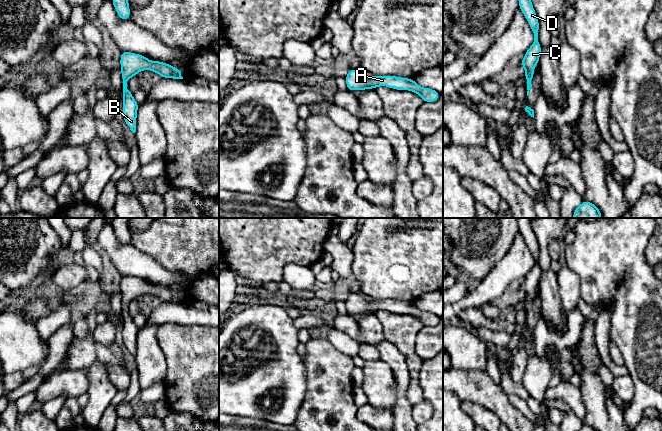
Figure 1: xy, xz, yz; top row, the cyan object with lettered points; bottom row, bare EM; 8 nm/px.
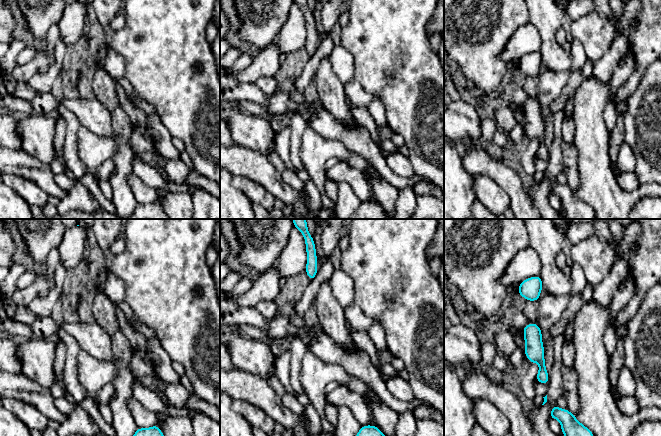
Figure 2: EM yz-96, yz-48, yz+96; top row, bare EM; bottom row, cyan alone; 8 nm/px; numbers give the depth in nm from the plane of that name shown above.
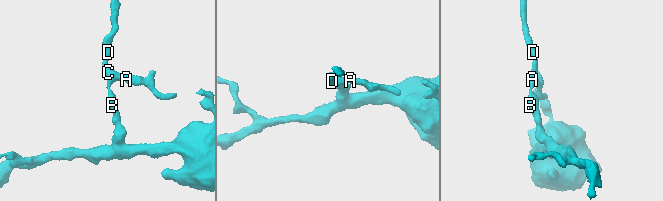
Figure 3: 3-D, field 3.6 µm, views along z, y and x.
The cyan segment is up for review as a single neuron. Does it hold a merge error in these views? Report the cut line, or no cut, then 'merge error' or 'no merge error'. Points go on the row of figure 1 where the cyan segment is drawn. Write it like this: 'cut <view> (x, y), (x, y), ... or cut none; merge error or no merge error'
cut none; no merge error

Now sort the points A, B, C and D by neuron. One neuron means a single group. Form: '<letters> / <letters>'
A B C D

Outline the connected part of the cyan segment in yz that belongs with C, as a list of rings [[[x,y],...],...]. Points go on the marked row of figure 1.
[[[518,0],[518,1],[519,1],[519,9],[524,14],[534,34],[534,42],[526,51],[523,60],[520,62],[520,65],[522,65],[525,69],[524,77],[527,79],[527,90],[528,90],[527,96],[528,96],[530,95],[529,90],[532,87],[531,84],[532,79],[535,76],[533,69],[537,66],[541,54],[541,45],[538,40],[539,21],[531,0]]]

